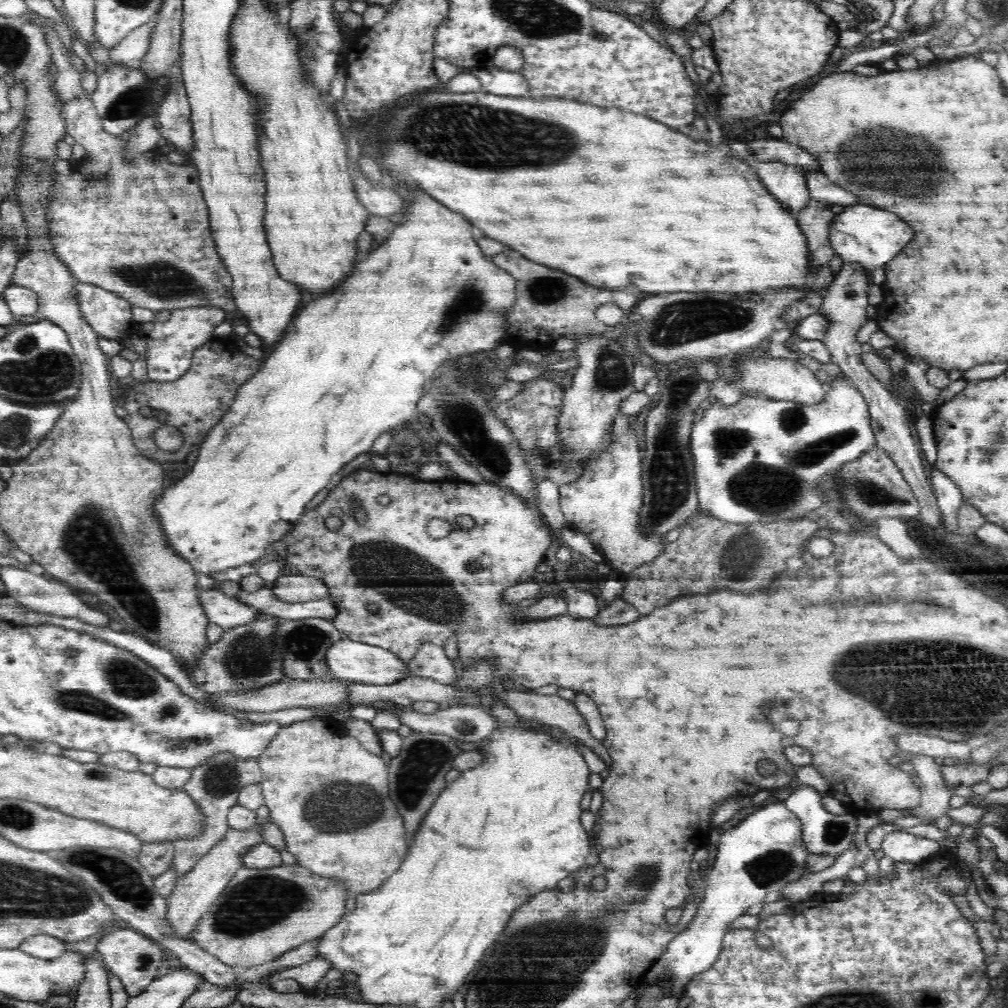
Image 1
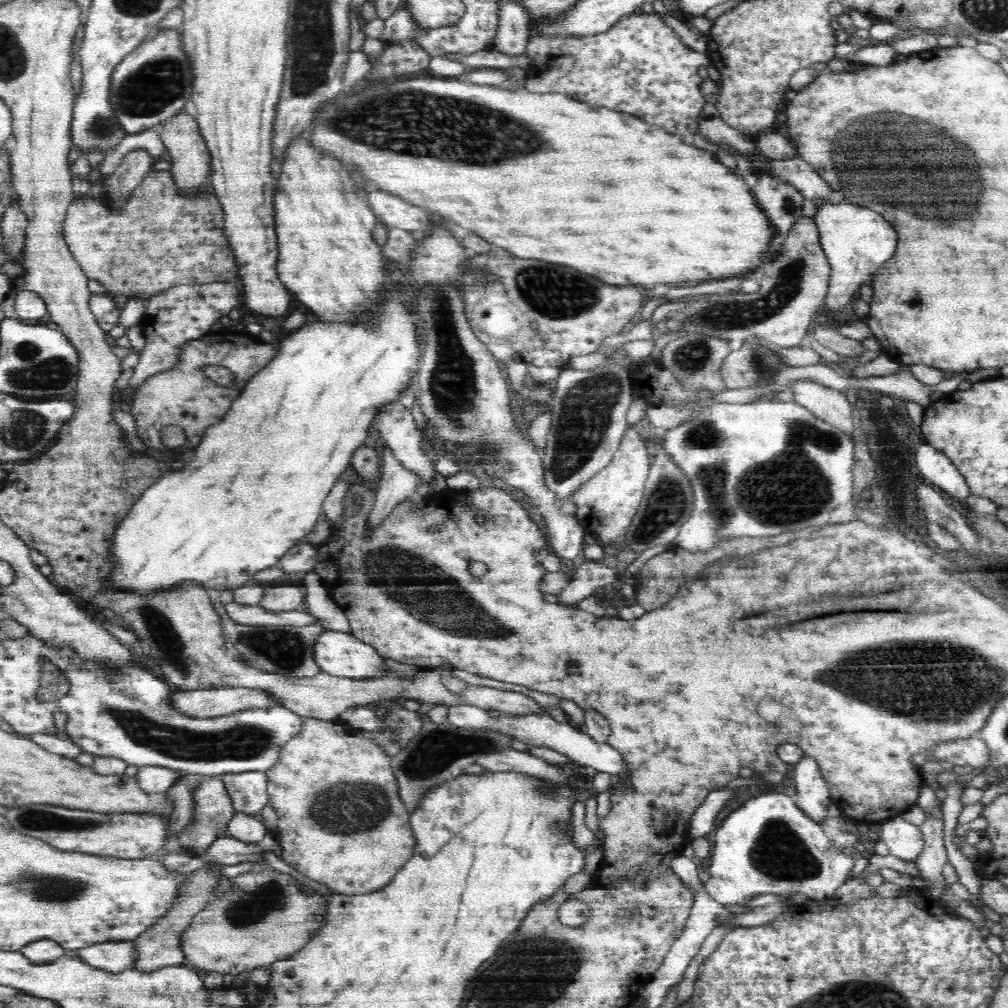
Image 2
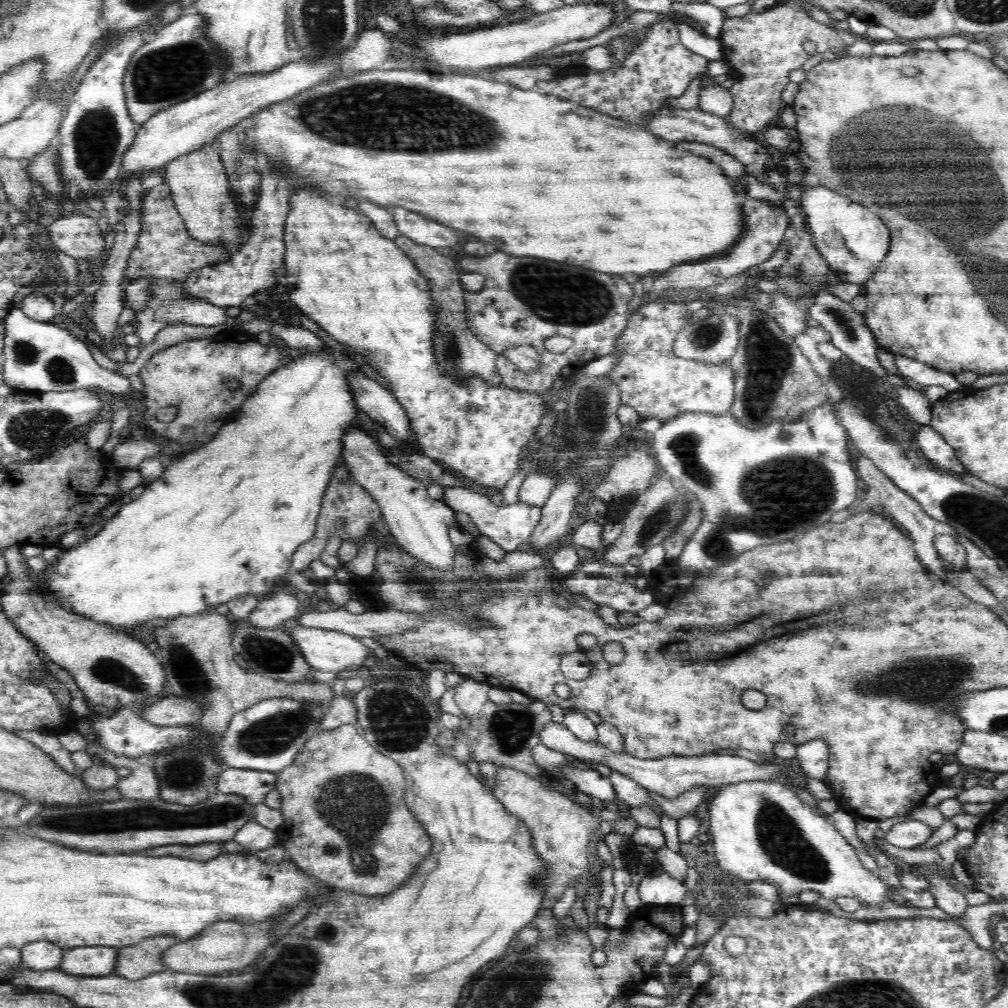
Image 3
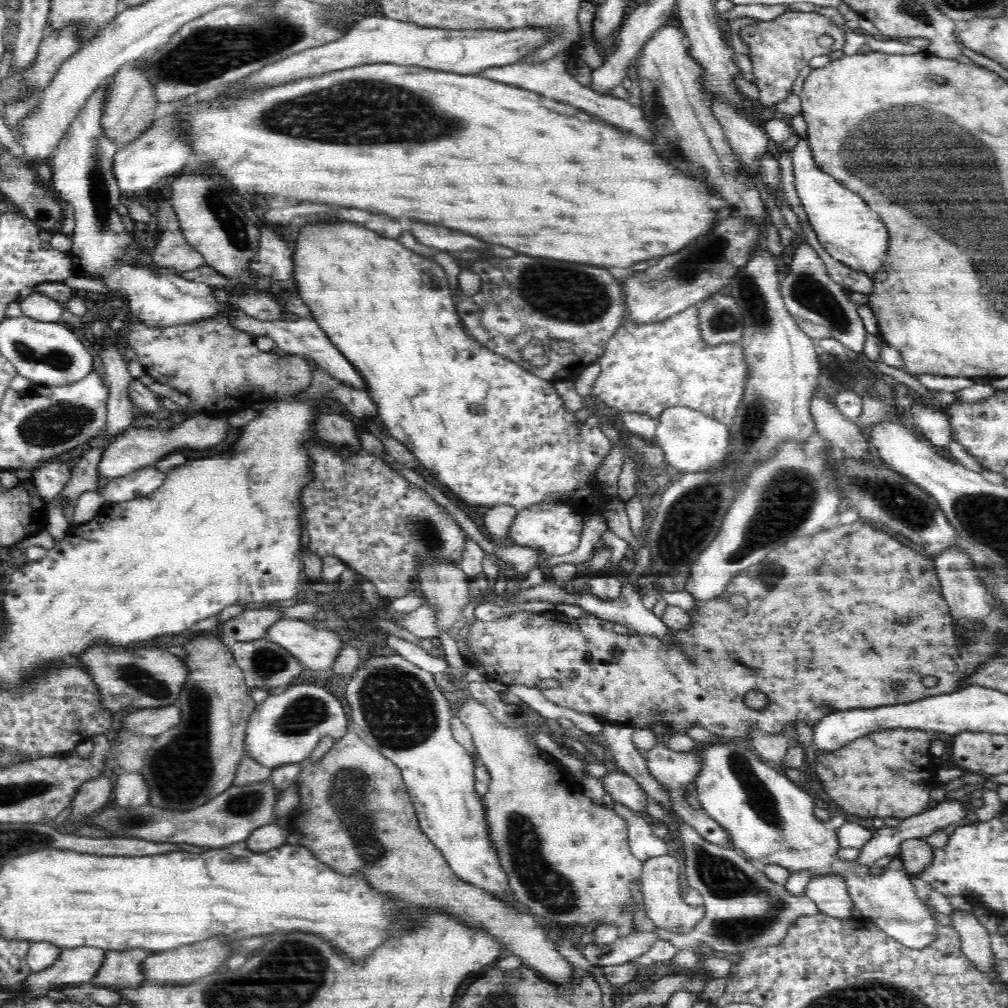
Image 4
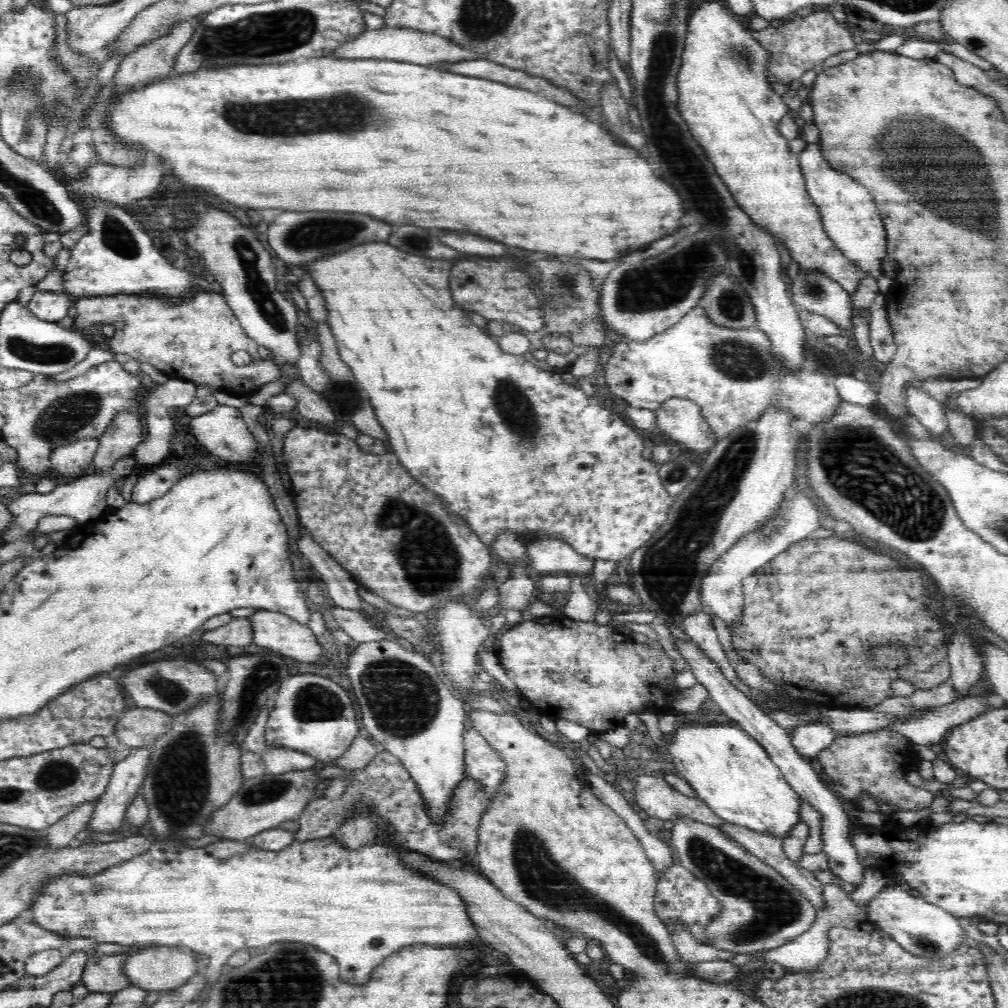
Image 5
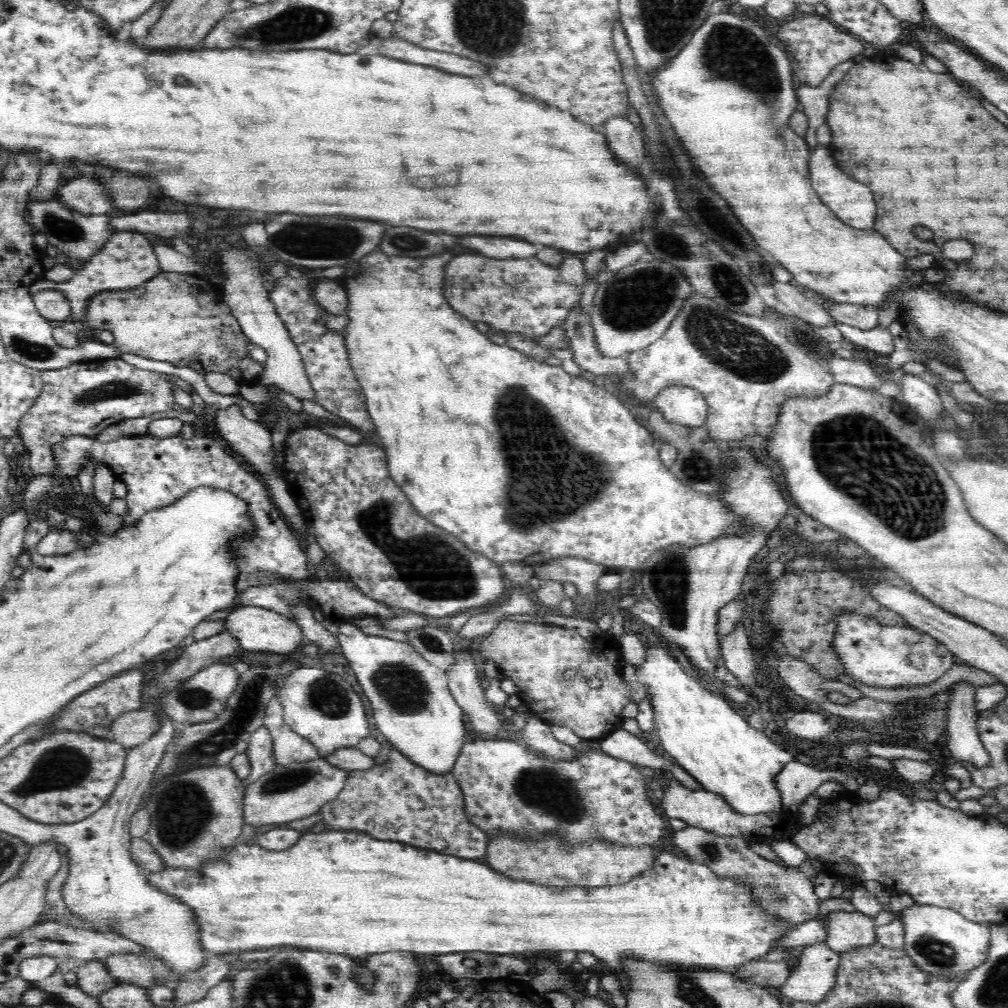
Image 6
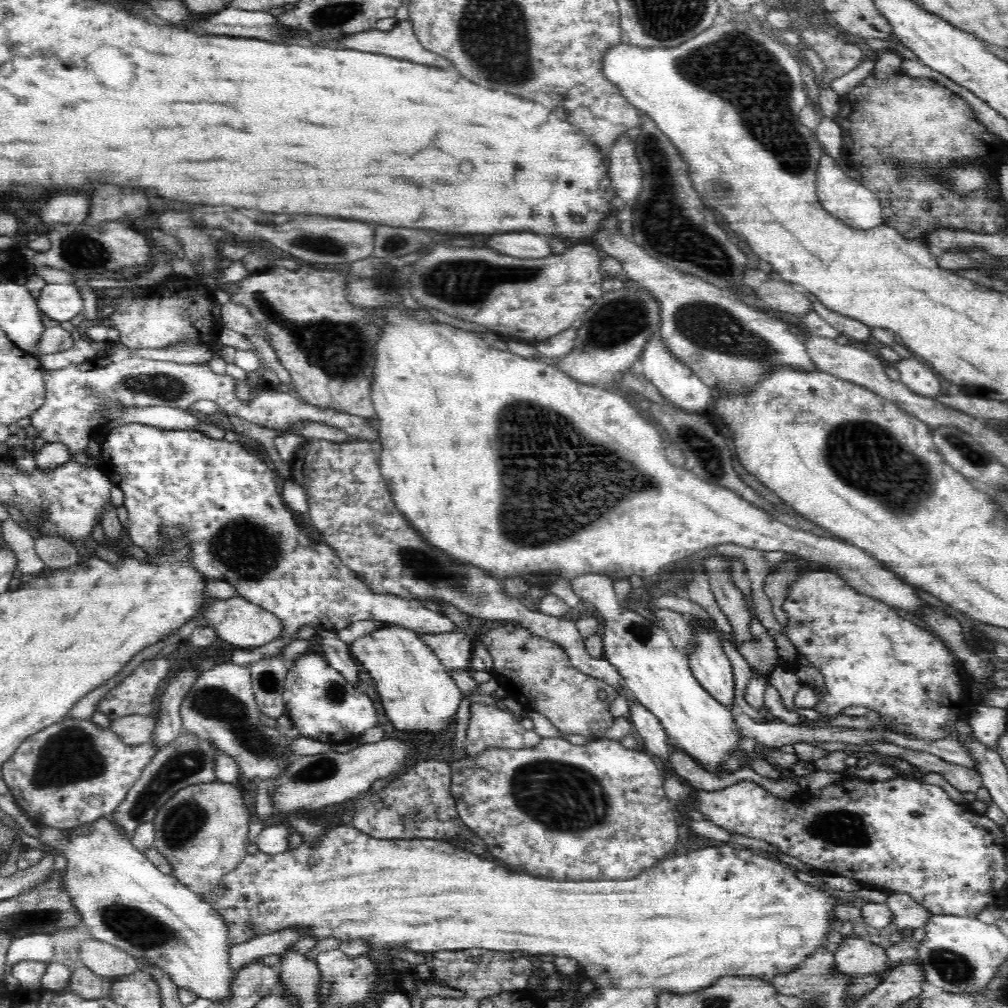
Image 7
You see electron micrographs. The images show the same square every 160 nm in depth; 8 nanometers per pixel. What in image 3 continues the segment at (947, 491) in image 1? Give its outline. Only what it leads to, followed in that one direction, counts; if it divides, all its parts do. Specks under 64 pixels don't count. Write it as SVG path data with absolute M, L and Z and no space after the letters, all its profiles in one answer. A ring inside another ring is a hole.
M922 425L918 432L918 447L932 466L956 473L964 474L966 469L956 457L955 451L946 440L934 430L932 425Z

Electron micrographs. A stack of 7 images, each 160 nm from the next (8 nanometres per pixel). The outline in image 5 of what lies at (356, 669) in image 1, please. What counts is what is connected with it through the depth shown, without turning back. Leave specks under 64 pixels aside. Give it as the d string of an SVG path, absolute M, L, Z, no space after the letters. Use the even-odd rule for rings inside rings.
M258 609L249 619L253 623L252 648L278 652L300 662L322 658L321 644L305 623L266 609Z

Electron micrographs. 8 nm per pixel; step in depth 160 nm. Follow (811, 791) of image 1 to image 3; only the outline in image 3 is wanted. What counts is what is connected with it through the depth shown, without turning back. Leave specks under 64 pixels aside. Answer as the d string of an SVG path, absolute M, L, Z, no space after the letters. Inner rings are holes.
M814 739L796 747L798 759L804 776L826 778L830 747L826 741Z

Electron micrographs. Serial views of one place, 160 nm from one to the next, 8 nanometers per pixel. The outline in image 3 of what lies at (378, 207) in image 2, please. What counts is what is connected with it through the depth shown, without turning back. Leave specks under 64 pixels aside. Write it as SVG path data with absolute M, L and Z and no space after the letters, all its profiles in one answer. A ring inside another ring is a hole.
M394 208L392 212L394 212L394 218L396 218L401 234L418 244L434 246L434 248L446 248L446 246L460 244L458 232L440 222L426 220L424 216L404 210L404 208Z

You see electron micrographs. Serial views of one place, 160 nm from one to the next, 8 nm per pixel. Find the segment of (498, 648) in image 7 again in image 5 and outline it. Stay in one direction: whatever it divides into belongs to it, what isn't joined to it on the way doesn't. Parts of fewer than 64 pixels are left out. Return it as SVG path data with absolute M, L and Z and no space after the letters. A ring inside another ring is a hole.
M547 615L521 621L499 635L502 662L505 673L516 684L516 691L522 698L527 699L533 708L542 716L548 716L557 721L560 719L573 720L584 726L590 732L604 733L623 726L624 716L628 712L636 712L640 706L650 708L655 714L667 712L667 708L681 697L681 688L662 688L662 680L672 676L672 660L664 658L660 648L654 640L654 652L644 648L642 644L630 640L630 633L608 625L598 625L596 622L582 622L574 620L568 615ZM654 668L654 670L652 670ZM550 672L557 672L563 676L561 681L555 682L550 678ZM576 674L586 674L585 680L576 678Z

